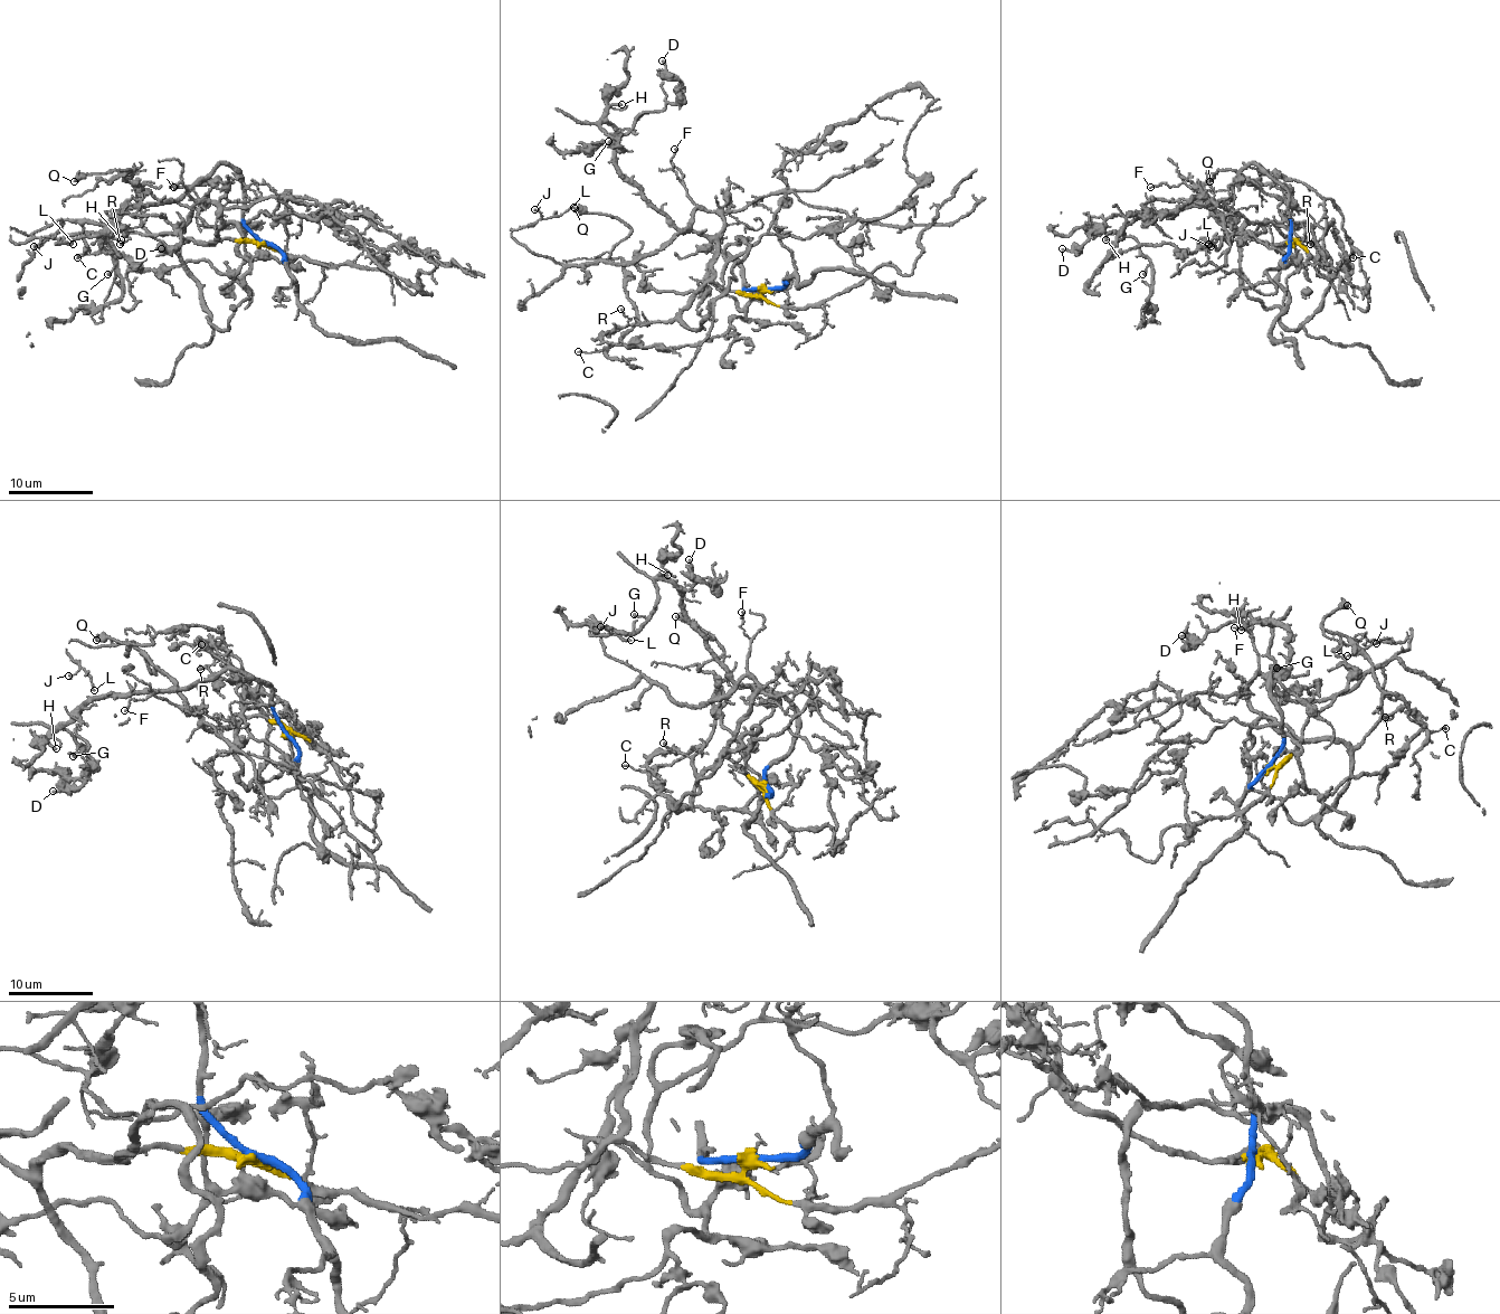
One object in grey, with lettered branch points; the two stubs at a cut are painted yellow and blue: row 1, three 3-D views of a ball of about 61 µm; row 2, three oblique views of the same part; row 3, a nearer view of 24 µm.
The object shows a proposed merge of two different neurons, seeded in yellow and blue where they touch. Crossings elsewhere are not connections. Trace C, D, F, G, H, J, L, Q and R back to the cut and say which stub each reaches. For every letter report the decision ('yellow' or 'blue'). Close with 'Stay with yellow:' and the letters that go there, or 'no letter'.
C: yellow
D: blue
F: yellow
G: blue
H: blue
J: yellow
L: yellow
Q: yellow
R: yellow
Stay with yellow: C, F, J, L, Q, R

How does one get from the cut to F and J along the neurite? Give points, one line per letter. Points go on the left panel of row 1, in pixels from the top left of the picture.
F: (263, 243), (227, 238), (215, 245), (222, 221), (215, 205), (196, 200), (181, 183), (170, 183), (174, 188)
J: (263, 243), (215, 245), (222, 226), (206, 200), (177, 233), (10, 228), (13, 243), (39, 238), (32, 247)

